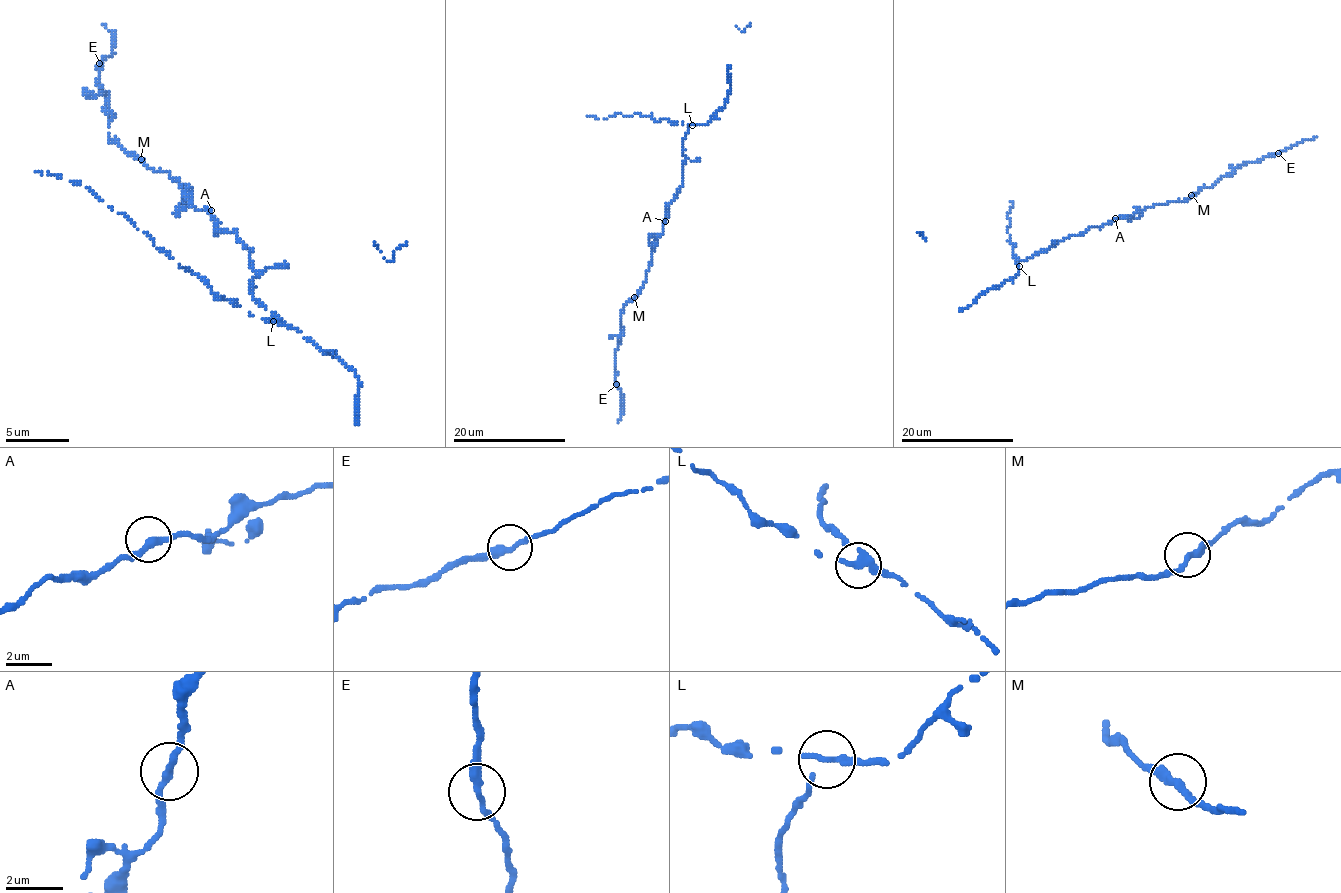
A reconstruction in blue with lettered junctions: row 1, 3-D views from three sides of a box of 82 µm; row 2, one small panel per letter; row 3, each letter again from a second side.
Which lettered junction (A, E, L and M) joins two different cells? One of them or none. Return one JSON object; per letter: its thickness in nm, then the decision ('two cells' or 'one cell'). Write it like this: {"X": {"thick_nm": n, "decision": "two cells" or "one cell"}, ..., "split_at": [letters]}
{"A": {"thick_nm": 280, "decision": "one cell"}, "E": {"thick_nm": 280, "decision": "one cell"}, "L": {"thick_nm": 280, "decision": "two cells"}, "M": {"thick_nm": 280, "decision": "one cell"}, "split_at": ["L"]}

